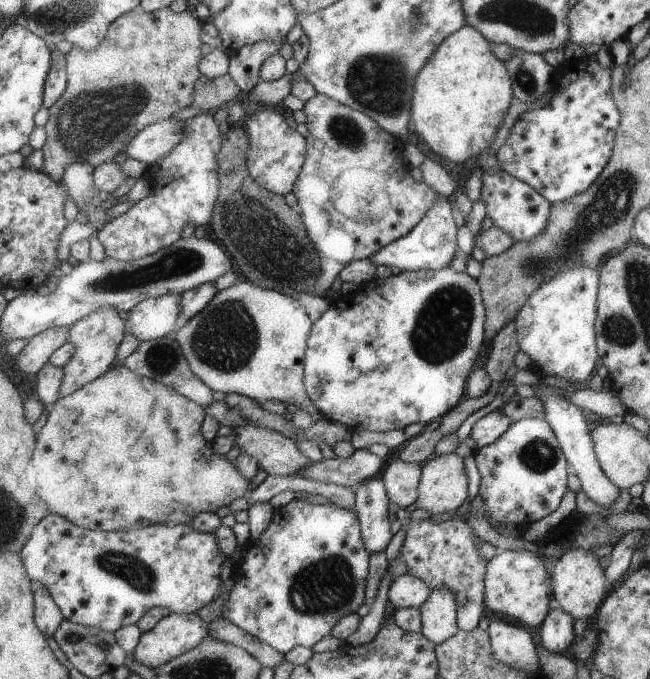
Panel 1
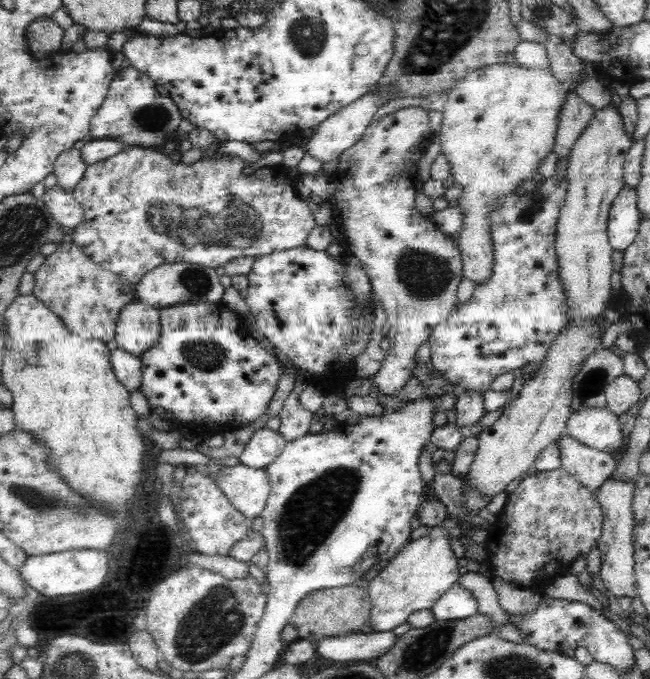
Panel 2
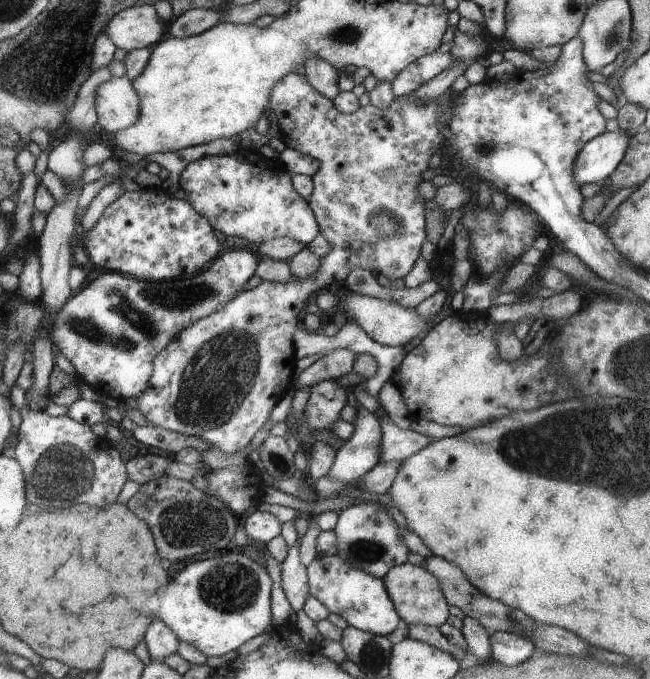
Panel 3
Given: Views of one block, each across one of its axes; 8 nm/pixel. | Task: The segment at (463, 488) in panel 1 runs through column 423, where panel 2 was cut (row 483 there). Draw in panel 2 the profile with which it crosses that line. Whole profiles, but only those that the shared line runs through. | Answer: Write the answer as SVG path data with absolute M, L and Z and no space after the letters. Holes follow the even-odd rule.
M605 106L605 108L594 110L588 128L580 134L576 145L573 146L572 164L570 164L570 170L567 170L568 176L570 176L570 188L565 193L564 204L561 206L555 242L557 274L560 277L560 282L562 282L562 288L565 290L565 306L567 306L569 325L566 325L549 345L544 360L539 364L536 372L524 382L525 385L519 397L513 403L506 405L499 419L492 426L478 434L472 464L470 464L466 474L462 476L464 490L470 485L471 490L479 490L479 493L484 493L487 498L493 499L504 492L510 482L514 482L516 478L530 470L538 454L565 433L565 425L573 413L571 408L572 379L578 374L583 360L595 350L594 348L600 342L602 329L598 325L598 320L605 320L610 316L610 311L606 308L609 309L612 288L613 264L611 254L613 248L607 235L607 222L613 200L624 186L624 160L632 144L632 138L624 132L621 114L618 114L614 108Z

